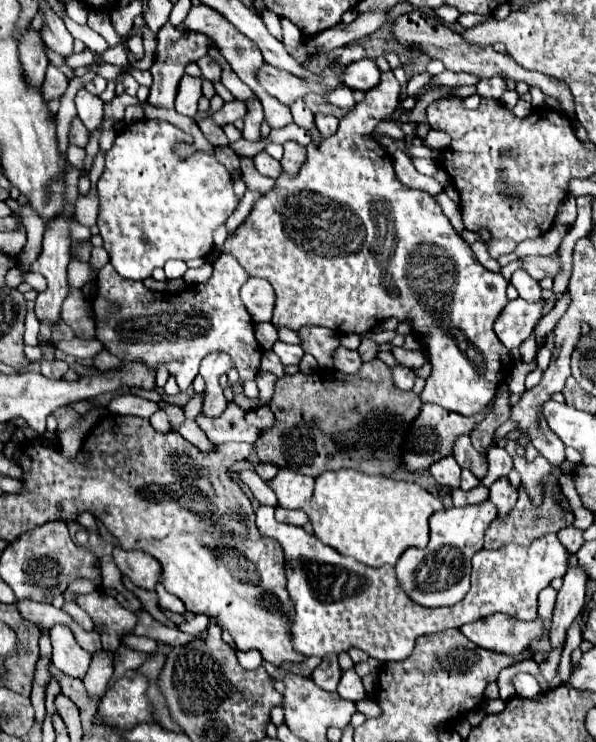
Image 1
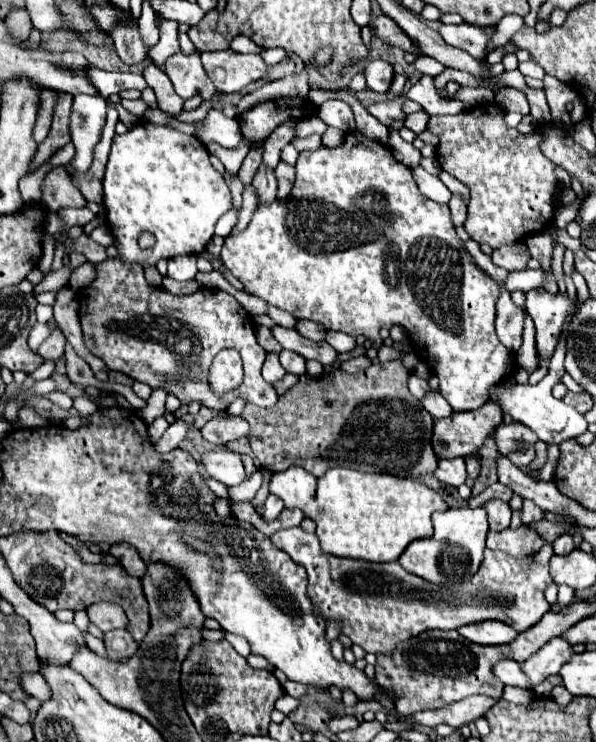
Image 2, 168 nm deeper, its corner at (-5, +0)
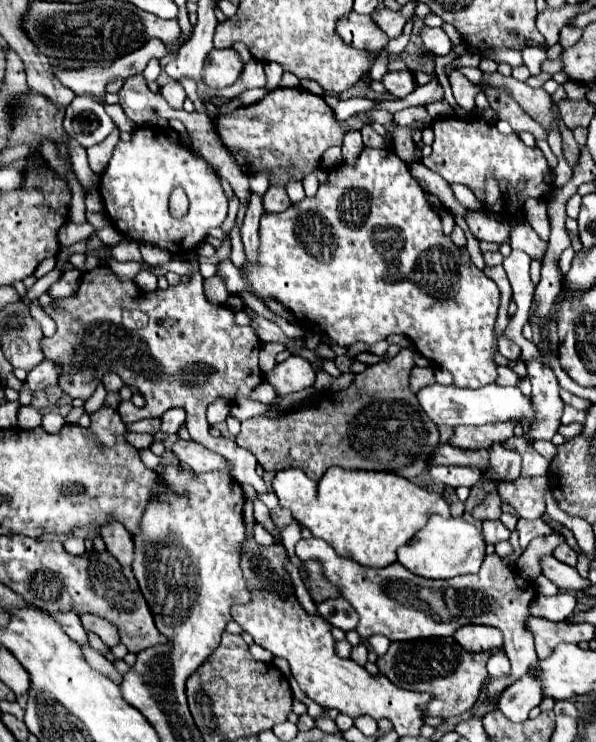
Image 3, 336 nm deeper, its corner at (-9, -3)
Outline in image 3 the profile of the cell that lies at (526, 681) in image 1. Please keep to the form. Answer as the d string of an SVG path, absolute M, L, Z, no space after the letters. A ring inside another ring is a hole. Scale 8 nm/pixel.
M502 650L494 652L494 656L490 656L490 660L488 660L488 674L492 678L500 678L508 672L510 672L510 660L504 656Z

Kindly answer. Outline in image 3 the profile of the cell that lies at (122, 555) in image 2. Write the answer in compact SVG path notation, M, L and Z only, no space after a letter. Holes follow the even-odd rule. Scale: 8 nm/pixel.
M108 520L104 526L100 526L100 536L106 542L106 550L110 550L120 564L124 566L132 564L134 556L132 536L118 520Z

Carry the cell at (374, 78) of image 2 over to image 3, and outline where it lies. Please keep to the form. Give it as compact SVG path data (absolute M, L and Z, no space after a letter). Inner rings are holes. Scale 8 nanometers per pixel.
M400 70L400 72L386 72L382 78L386 90L396 96L396 98L404 98L408 96L414 88L416 88L416 80L414 80L414 72L412 70Z

